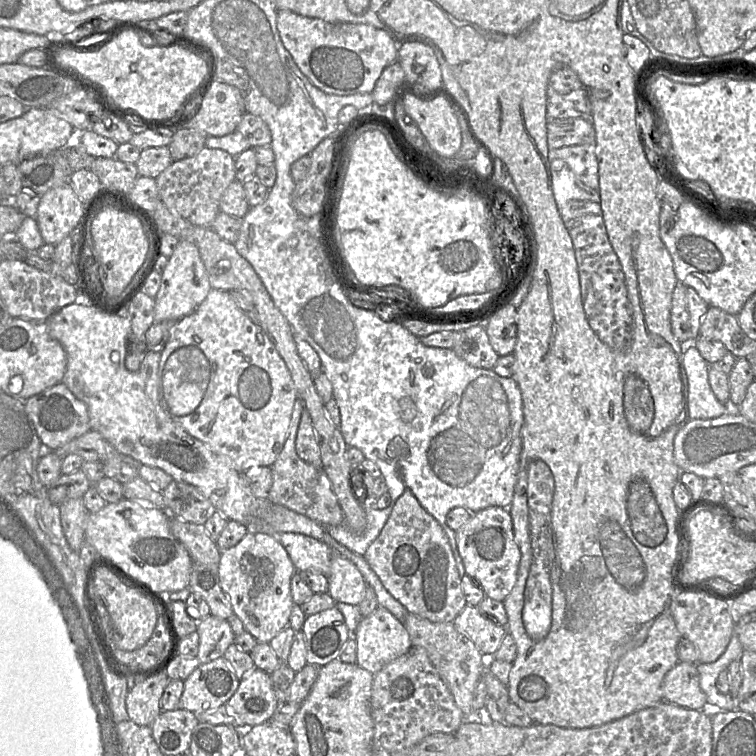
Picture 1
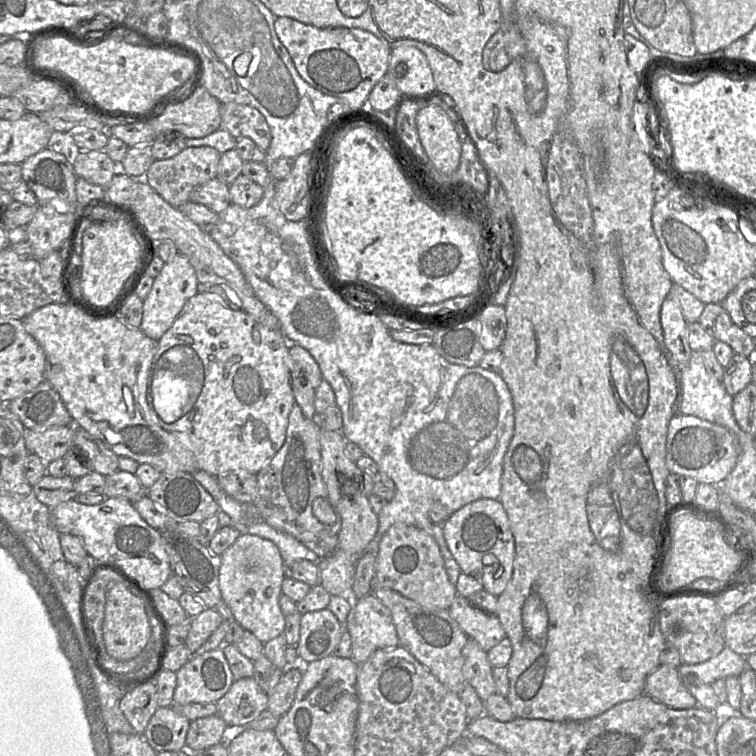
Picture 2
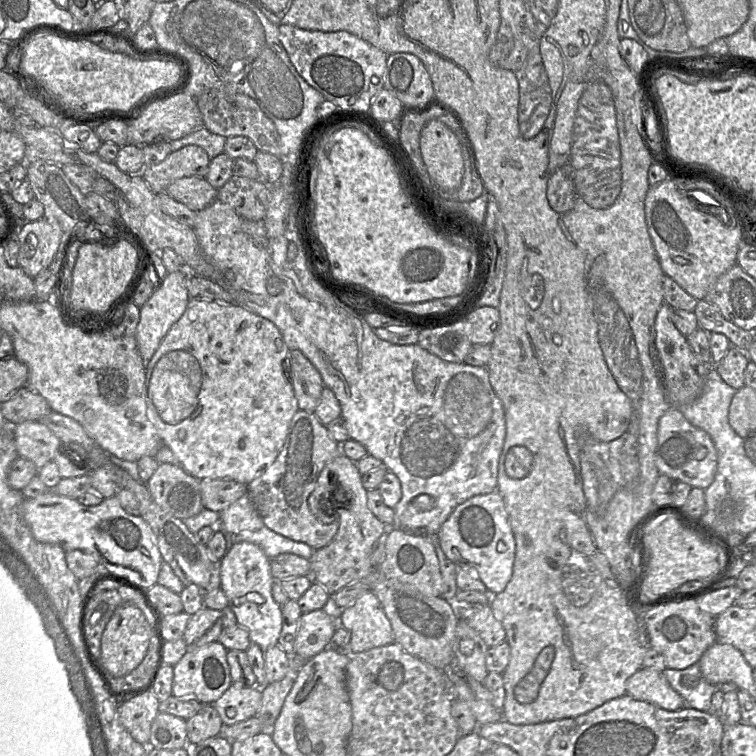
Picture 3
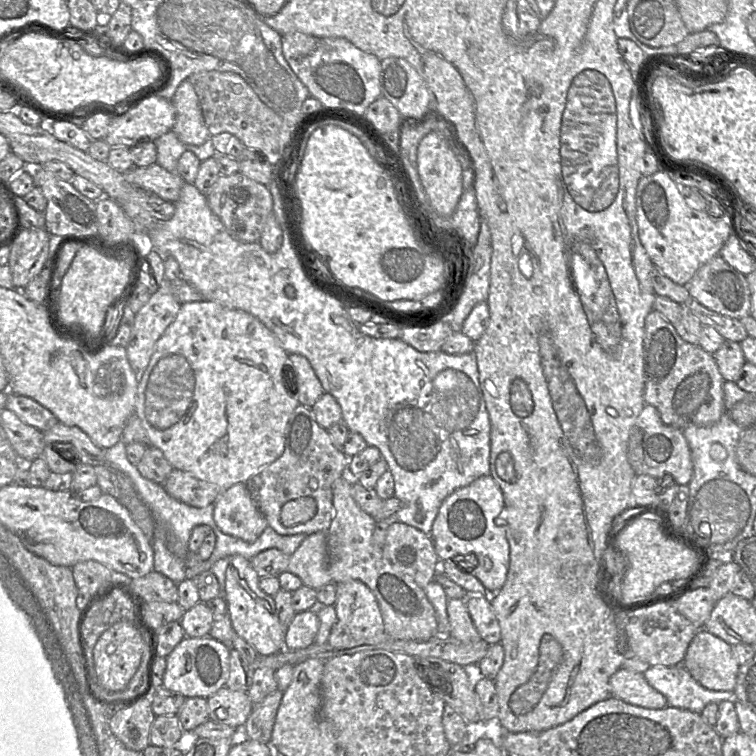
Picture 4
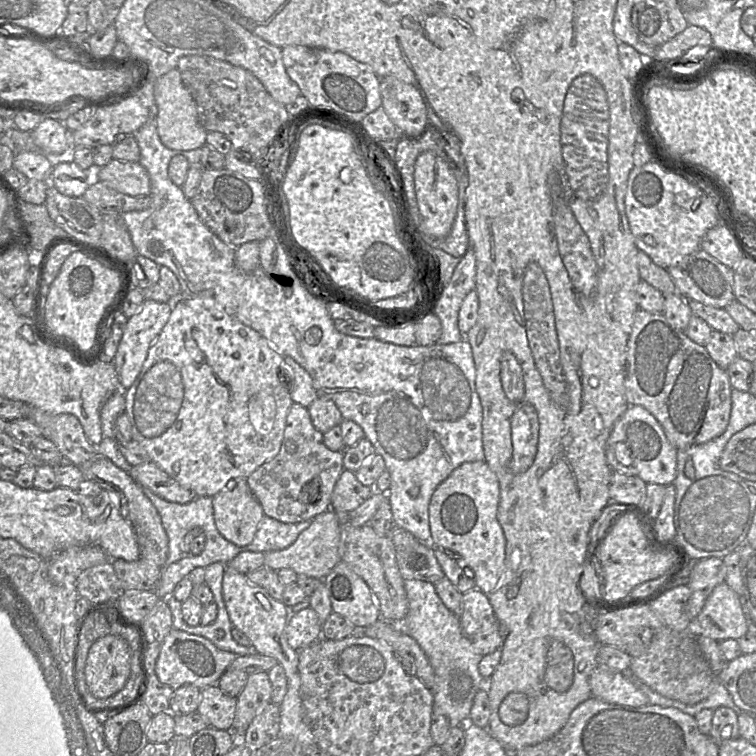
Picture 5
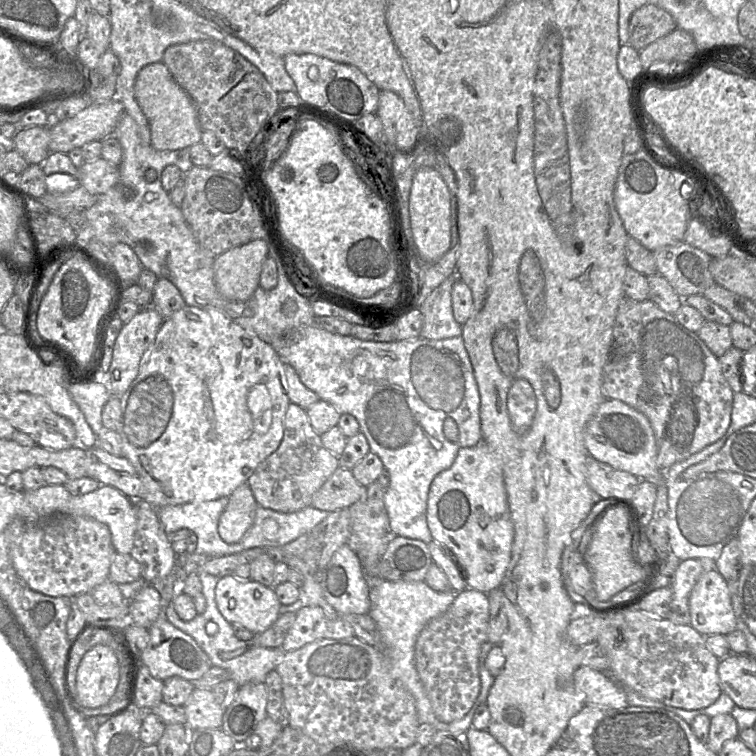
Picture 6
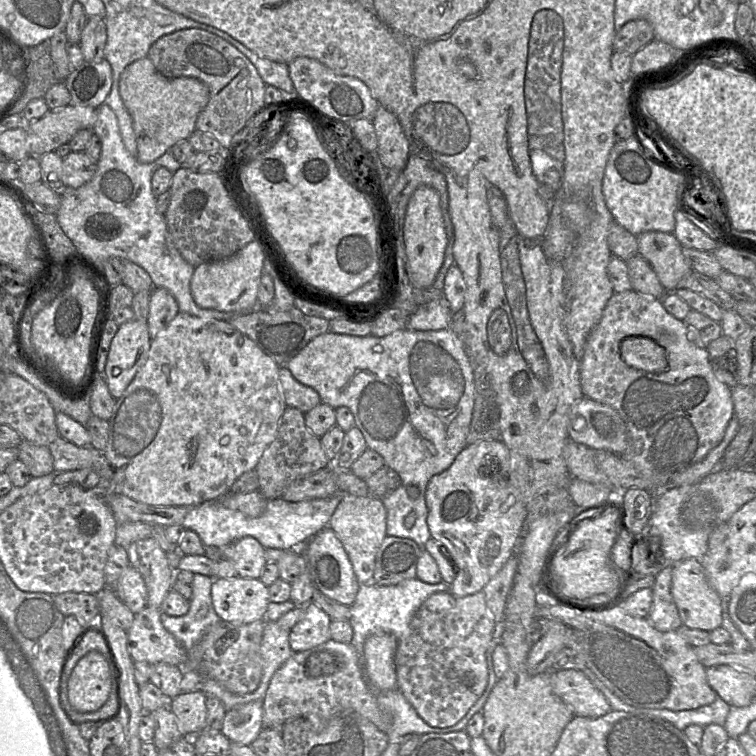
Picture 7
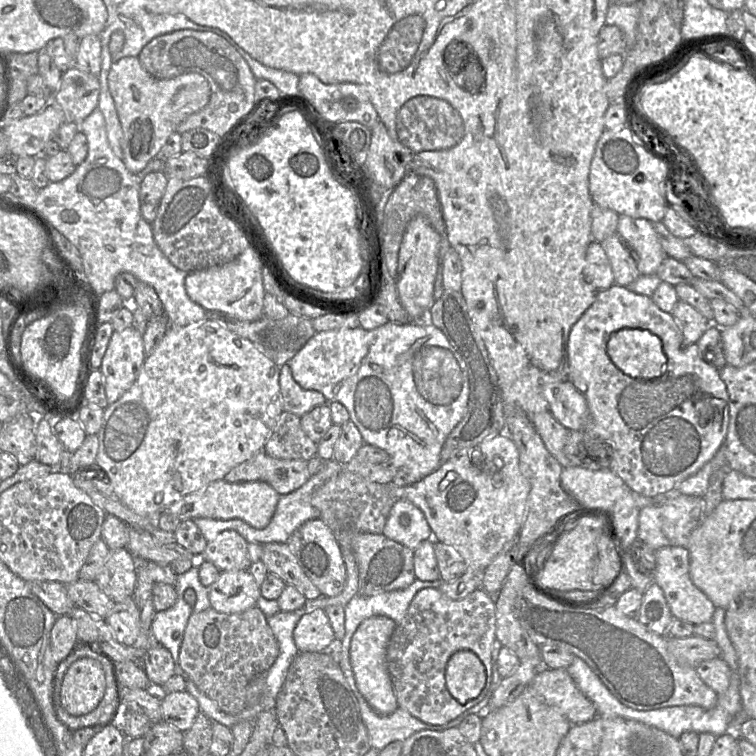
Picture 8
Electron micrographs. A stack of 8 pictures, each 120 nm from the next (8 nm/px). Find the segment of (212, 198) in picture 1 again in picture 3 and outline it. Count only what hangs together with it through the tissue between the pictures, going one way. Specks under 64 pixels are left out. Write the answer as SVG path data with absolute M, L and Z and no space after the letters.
M187 145L171 152L163 161L146 166L141 176L153 193L167 193L168 186L177 179L205 177L210 160L201 147Z

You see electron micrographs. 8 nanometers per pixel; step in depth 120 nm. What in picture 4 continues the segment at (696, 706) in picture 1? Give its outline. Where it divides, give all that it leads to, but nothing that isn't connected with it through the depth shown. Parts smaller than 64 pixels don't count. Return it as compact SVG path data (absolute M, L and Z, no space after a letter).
M620 668L610 678L611 696L626 703L649 709L667 706L664 695L646 681L643 673Z

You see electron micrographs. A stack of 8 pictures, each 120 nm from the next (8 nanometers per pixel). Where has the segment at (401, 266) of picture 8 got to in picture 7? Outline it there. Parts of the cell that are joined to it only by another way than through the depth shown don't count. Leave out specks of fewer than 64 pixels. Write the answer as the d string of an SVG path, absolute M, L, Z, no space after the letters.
M418 187L409 198L403 227L406 253L406 272L410 283L419 289L429 287L443 263L447 236L437 191L431 187Z

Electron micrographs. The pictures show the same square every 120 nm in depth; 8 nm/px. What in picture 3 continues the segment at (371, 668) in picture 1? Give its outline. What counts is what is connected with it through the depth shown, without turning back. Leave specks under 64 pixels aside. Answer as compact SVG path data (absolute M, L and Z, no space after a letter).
M372 591L361 594L341 611L339 625L350 634L350 654L394 643L390 621Z

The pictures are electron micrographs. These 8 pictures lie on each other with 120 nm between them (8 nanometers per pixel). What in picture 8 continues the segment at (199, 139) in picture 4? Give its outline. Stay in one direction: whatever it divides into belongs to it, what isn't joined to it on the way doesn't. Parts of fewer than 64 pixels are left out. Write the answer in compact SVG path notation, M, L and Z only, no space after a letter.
M130 56L113 63L108 73L108 87L122 127L122 161L132 173L140 173L159 154L169 136L177 131L177 126L189 115L203 109L208 104L211 95L208 81L198 73L158 79L143 68L138 57Z

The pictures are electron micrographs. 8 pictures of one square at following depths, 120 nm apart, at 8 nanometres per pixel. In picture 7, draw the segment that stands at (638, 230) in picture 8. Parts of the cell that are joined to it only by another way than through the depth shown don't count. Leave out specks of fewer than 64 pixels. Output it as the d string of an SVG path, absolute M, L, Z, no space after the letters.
M644 232L637 236L638 254L652 267L667 292L674 292L684 276L693 271L673 233Z

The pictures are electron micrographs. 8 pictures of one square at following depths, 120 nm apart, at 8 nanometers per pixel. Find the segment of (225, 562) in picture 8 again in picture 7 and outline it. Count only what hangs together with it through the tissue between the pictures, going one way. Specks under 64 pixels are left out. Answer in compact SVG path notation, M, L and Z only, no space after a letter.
M245 536L222 547L223 557L233 563L238 576L260 578L267 560L265 548L255 538Z

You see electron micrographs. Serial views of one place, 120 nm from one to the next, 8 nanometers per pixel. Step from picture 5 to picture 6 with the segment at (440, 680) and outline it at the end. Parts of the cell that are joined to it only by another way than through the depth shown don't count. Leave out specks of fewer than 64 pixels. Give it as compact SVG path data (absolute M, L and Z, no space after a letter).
M369 577L368 585L370 598L370 612L368 615L374 620L379 631L379 649L381 649L386 661L389 663L393 676L414 697L419 723L430 724L436 731L466 733L472 727L472 719L477 708L486 703L489 690L494 682L495 678L485 667L485 660L490 650L496 645L486 641L481 646L479 655L480 693L469 712L458 721L442 722L434 715L431 703L416 670L415 644L423 628L451 606L457 592L437 592L431 589L424 581L386 581L379 577Z

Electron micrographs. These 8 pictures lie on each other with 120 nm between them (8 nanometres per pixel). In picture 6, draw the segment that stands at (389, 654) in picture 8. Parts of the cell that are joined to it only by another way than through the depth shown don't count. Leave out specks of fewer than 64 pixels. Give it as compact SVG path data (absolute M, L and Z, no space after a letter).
M467 588L456 593L456 597L451 606L440 616L431 620L420 632L415 644L415 665L419 678L423 684L426 695L431 703L436 718L445 723L451 723L462 719L471 709L480 693L480 676L479 676L479 655L481 646L487 641L487 630L489 623L489 601L487 594Z

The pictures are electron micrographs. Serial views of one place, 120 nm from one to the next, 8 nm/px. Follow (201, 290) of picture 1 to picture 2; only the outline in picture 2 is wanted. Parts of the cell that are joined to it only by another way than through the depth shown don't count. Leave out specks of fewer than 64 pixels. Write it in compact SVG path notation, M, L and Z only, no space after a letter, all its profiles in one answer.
M178 253L171 262L165 263L143 300L140 330L149 338L158 341L182 312L187 301L198 293L198 284L195 270L185 256Z

